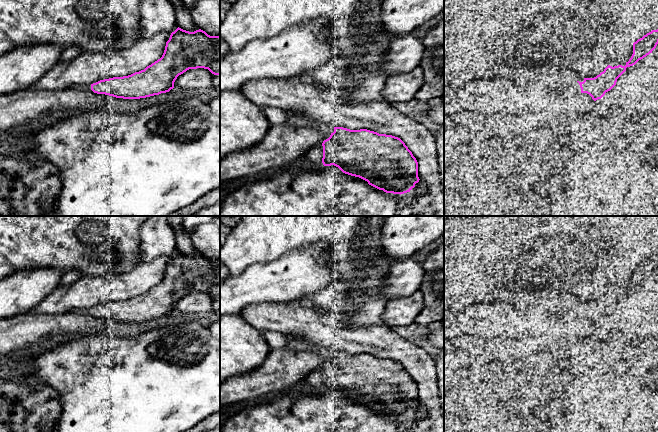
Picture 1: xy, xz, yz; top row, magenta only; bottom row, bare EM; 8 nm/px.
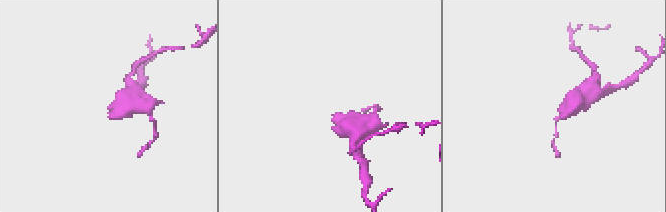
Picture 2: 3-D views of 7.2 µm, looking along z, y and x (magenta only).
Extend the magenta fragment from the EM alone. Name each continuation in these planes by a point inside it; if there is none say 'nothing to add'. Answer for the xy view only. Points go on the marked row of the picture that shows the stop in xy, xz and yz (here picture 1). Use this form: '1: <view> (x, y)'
nothing to add

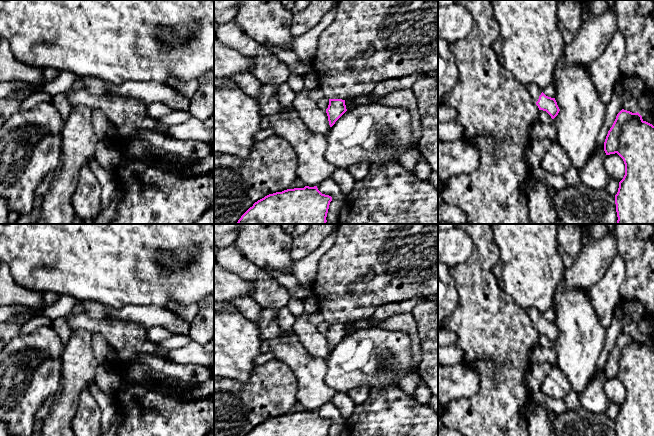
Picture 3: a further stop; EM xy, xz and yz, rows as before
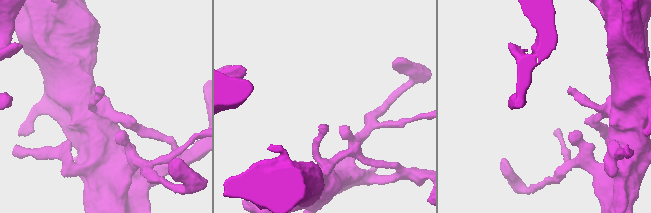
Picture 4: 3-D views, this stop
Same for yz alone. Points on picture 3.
1: yz (534, 90)

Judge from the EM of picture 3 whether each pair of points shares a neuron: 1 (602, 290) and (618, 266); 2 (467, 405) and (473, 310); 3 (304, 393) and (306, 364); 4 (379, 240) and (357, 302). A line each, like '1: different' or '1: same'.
1: same
2: same
3: same
4: same

